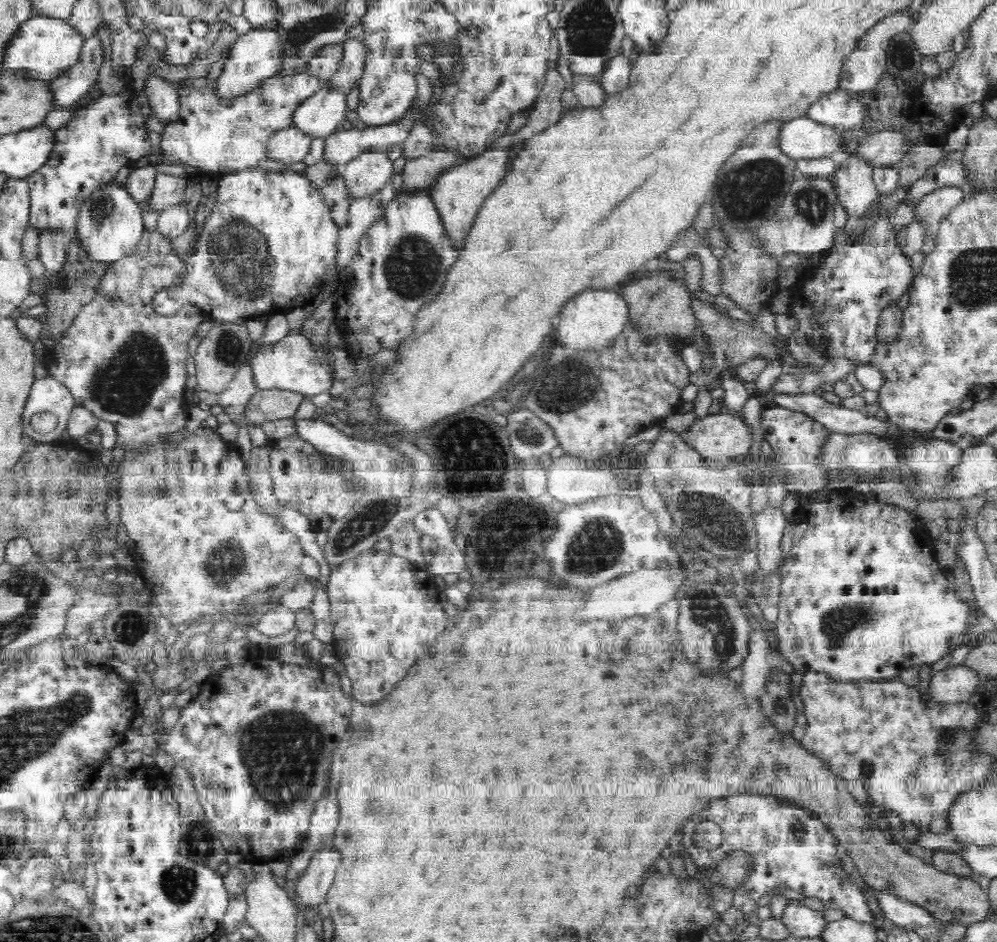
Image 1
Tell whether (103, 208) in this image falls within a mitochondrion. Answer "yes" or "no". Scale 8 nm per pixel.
yes

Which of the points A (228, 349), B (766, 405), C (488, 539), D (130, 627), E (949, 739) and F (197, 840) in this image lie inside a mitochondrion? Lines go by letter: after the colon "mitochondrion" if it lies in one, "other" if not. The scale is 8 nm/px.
A: mitochondrion
B: other
C: mitochondrion
D: mitochondrion
E: mitochondrion
F: mitochondrion

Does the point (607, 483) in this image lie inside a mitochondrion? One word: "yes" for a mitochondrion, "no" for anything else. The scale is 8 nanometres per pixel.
no

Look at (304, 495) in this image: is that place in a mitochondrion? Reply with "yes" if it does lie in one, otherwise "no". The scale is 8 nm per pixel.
no

